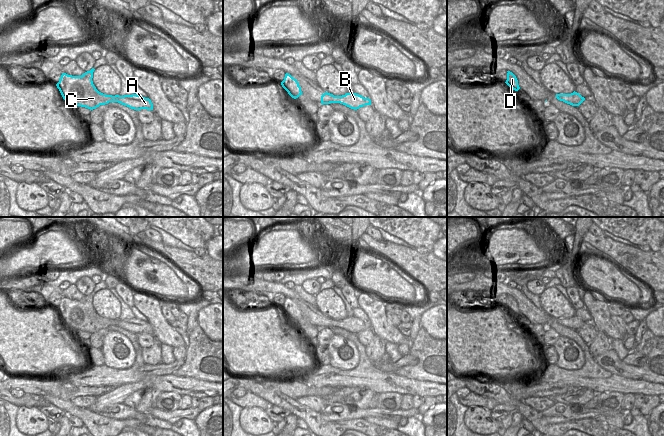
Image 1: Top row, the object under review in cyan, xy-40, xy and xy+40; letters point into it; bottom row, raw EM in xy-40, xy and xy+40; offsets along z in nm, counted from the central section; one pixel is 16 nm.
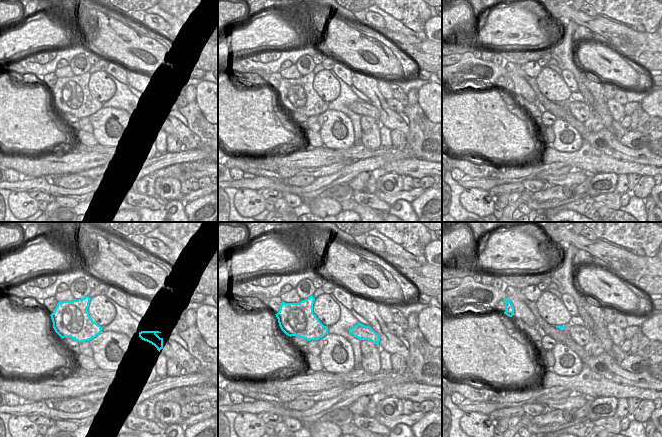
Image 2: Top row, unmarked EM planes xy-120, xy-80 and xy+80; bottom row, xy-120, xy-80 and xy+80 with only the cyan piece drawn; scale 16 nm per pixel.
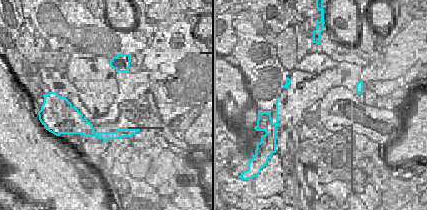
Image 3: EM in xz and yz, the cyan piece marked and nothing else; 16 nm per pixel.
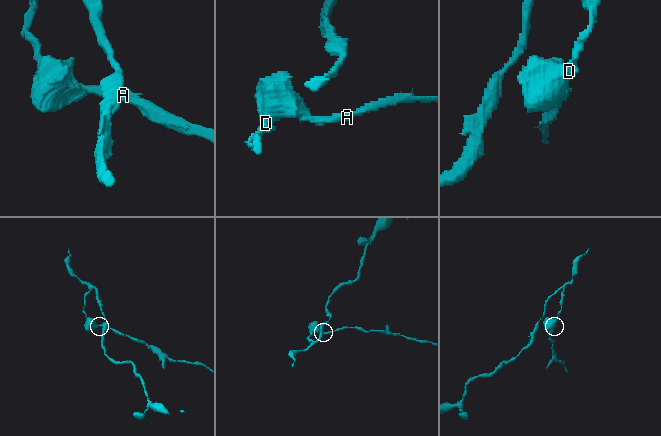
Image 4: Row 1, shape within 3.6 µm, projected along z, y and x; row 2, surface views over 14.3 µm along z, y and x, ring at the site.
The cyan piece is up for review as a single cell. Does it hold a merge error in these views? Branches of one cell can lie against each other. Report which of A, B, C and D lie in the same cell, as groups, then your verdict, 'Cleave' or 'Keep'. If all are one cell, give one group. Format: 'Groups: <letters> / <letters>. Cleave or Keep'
Groups: A B / C D. Cleave.

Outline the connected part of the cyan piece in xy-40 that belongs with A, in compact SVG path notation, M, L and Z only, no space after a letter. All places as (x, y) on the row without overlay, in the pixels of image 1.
M132 318L132 319L124 319L119 320L115 319L116 321L120 321L123 323L124 330L127 330L134 334L141 334L141 333L147 333L147 334L153 334L153 328L149 322L145 322L143 320Z

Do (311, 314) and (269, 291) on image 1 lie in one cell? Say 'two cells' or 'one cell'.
one cell

